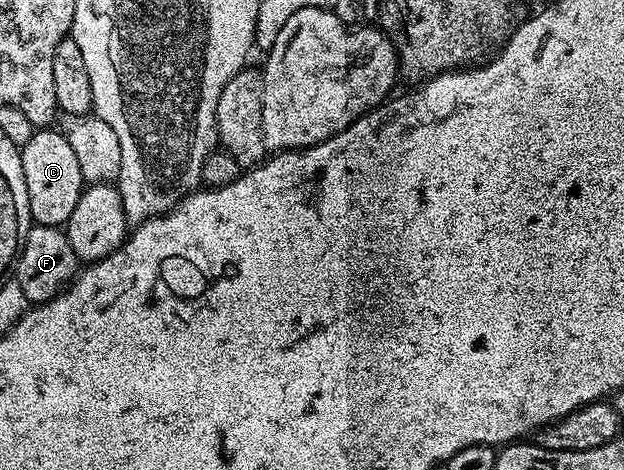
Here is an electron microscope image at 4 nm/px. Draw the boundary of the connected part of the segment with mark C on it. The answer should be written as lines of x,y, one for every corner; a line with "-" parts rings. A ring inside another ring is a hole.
40,128
33,139
29,139
29,143
21,146
21,167
25,171
32,222
37,225
66,226
85,188
77,155
73,155
73,147
69,147
66,137
58,128

